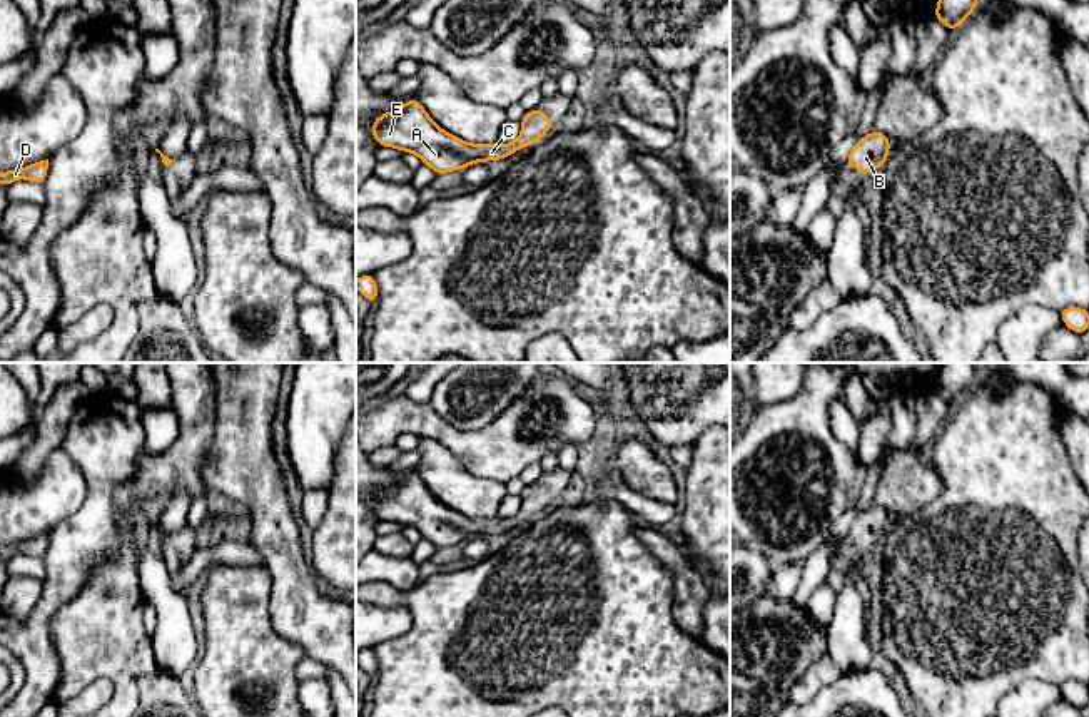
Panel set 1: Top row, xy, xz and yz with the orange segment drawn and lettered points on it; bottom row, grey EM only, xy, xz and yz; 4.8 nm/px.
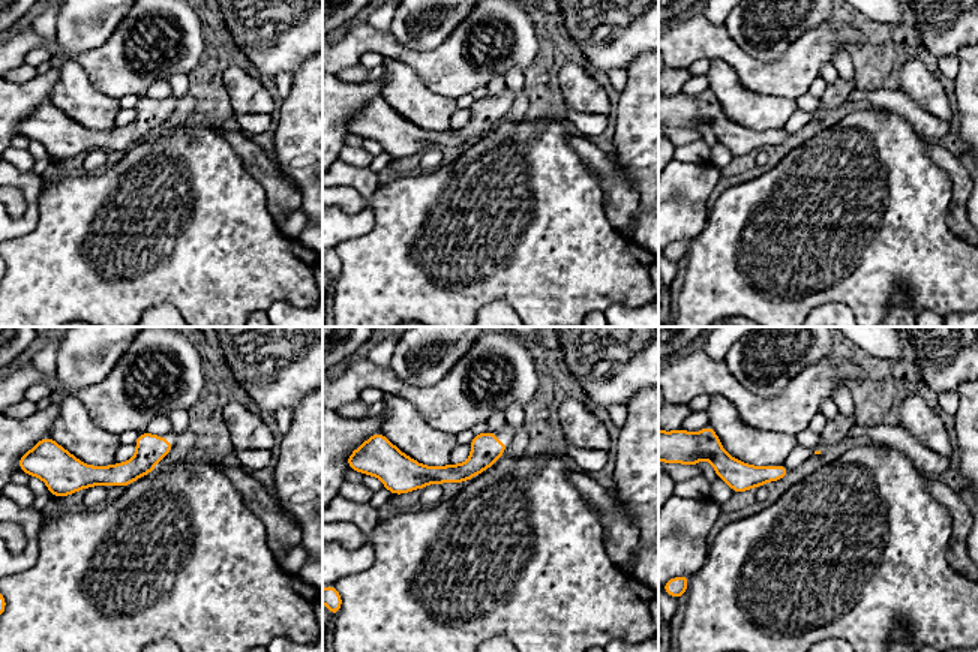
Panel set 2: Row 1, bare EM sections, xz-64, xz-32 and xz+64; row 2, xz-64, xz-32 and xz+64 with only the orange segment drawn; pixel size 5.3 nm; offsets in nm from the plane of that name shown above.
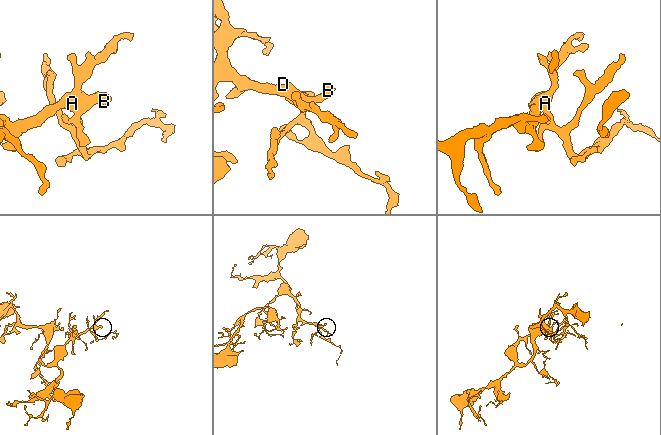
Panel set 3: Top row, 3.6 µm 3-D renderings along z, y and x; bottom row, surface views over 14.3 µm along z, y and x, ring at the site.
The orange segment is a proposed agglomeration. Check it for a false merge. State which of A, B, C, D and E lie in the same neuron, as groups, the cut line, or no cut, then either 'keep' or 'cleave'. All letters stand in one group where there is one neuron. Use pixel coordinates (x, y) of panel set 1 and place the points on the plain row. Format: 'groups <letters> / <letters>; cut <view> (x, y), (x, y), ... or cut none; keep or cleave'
groups A B C D E; cut none; keep

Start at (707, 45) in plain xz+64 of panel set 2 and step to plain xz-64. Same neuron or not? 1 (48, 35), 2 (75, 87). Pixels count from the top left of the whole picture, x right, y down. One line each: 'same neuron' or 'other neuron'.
1: other neuron
2: other neuron

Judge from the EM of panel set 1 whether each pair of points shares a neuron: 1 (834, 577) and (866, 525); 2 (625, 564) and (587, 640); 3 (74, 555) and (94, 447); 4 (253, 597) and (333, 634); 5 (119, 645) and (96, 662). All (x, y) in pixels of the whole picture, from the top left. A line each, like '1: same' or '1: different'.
1: same
2: same
3: same
4: different
5: same

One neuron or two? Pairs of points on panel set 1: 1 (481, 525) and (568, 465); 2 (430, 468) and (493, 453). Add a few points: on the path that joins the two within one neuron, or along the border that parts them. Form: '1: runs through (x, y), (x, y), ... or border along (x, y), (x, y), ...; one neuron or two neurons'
1: border along (558, 467), (570, 473); two neurons
2: border along (428, 438), (441, 443), (465, 468), (495, 480); two neurons

